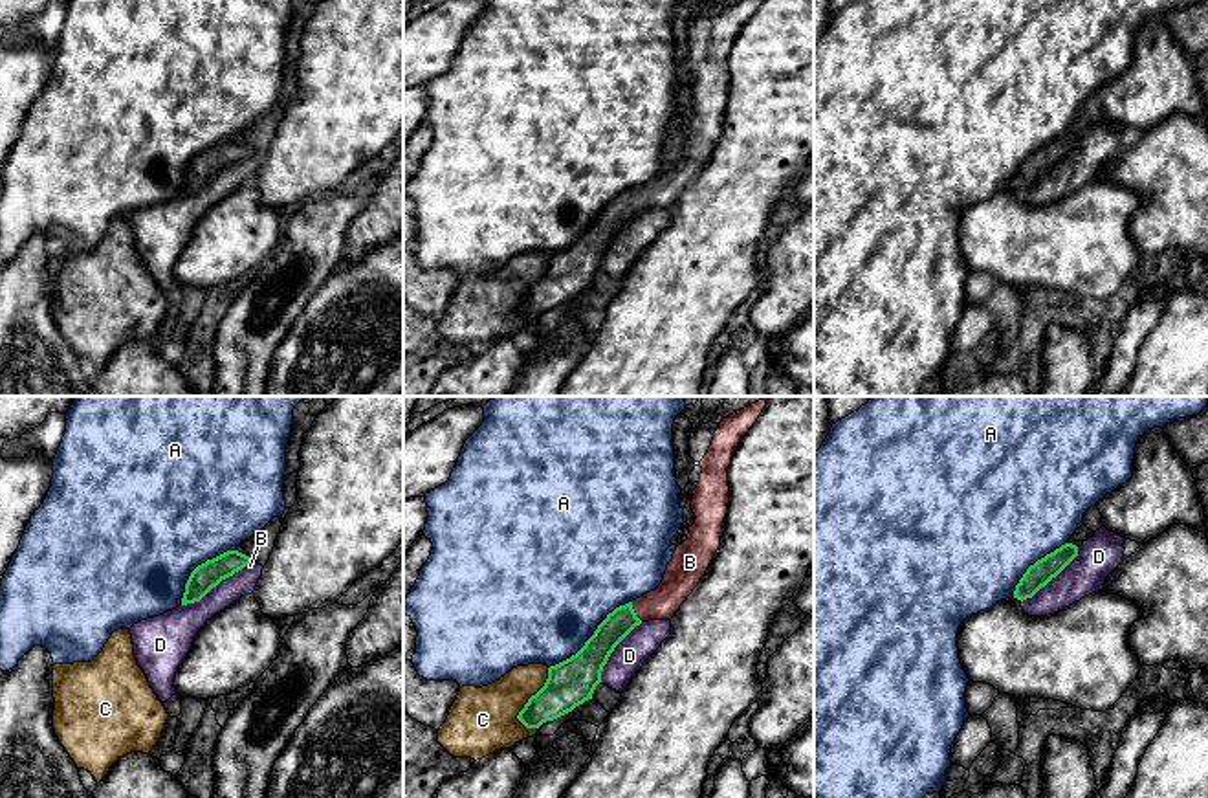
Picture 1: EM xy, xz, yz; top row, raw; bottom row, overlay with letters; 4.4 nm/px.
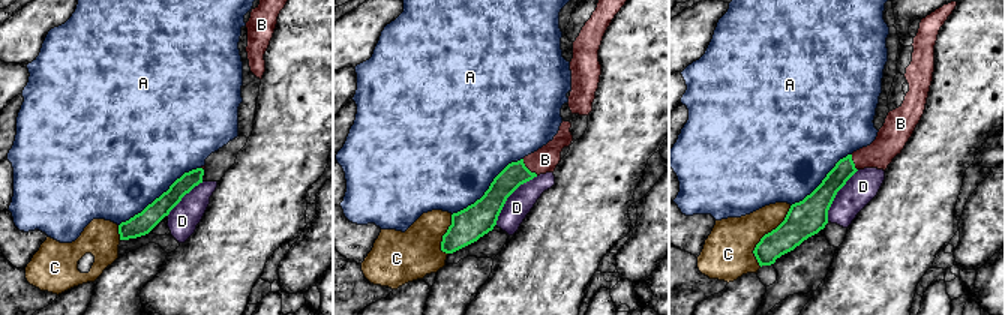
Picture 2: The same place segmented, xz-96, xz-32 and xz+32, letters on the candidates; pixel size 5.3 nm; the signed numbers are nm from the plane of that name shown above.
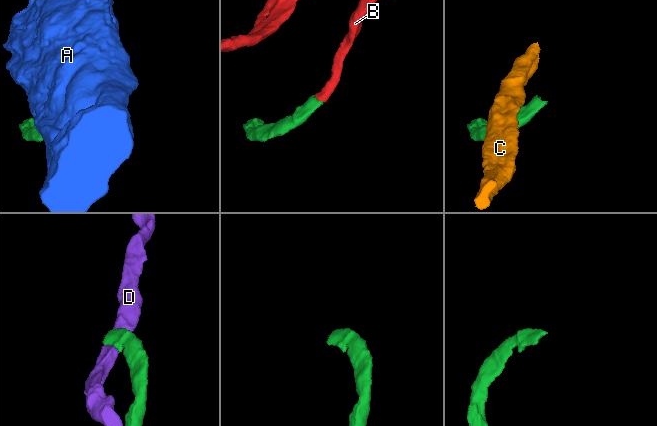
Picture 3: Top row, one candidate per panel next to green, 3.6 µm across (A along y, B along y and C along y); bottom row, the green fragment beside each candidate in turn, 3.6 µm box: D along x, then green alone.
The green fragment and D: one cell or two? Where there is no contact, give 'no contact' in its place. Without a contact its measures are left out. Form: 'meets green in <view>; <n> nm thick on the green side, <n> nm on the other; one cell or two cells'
meets green in yz; 110 nm thick on the green side, 180 nm on the other; two cells

